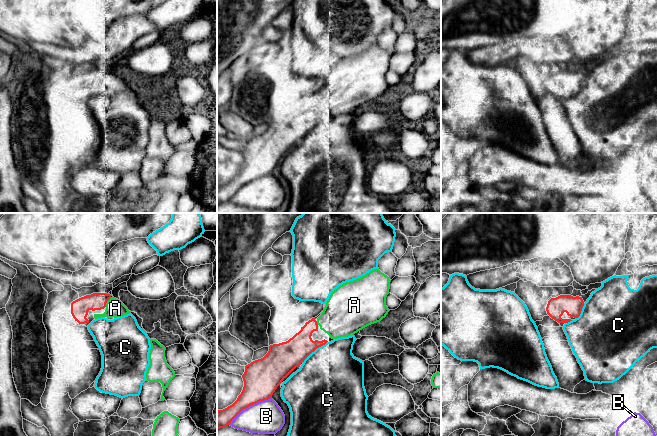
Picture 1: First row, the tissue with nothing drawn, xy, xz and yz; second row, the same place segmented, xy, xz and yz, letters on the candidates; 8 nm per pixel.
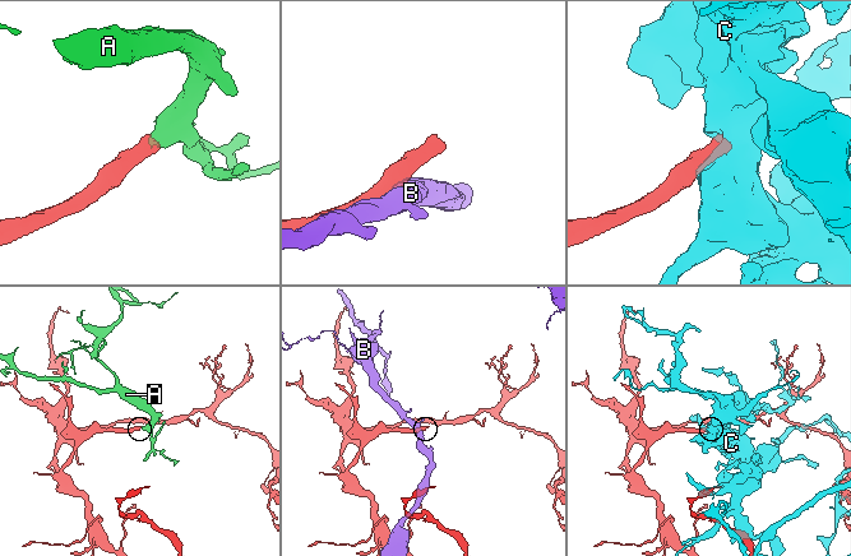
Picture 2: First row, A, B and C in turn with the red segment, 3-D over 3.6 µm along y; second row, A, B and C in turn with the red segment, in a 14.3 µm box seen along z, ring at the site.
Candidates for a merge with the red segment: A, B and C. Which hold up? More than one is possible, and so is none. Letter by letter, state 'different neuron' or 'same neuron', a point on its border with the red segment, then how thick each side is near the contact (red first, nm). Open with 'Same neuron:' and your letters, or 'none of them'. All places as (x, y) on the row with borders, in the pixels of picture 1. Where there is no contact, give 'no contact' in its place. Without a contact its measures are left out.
Same neuron: A
A: same neuron | xy (106, 302) | 140/140 nm
B: different neuron | xz (249, 405) | 300/280 nm
C: different neuron | xz (314, 350) | 240/480 nm

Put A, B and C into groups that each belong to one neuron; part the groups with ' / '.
A / B / C

